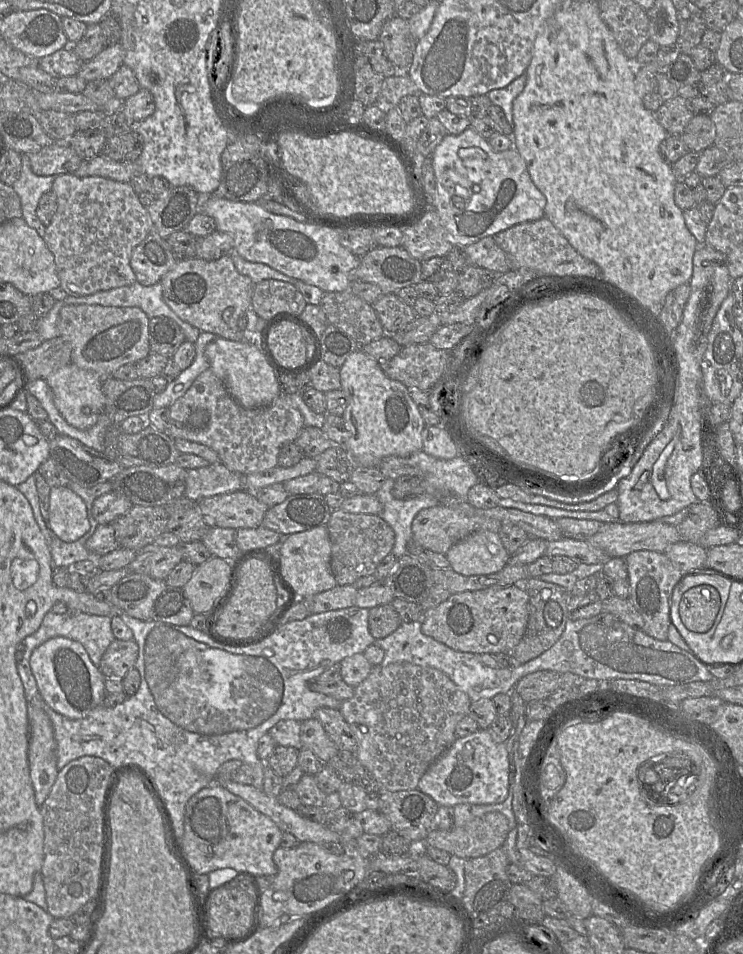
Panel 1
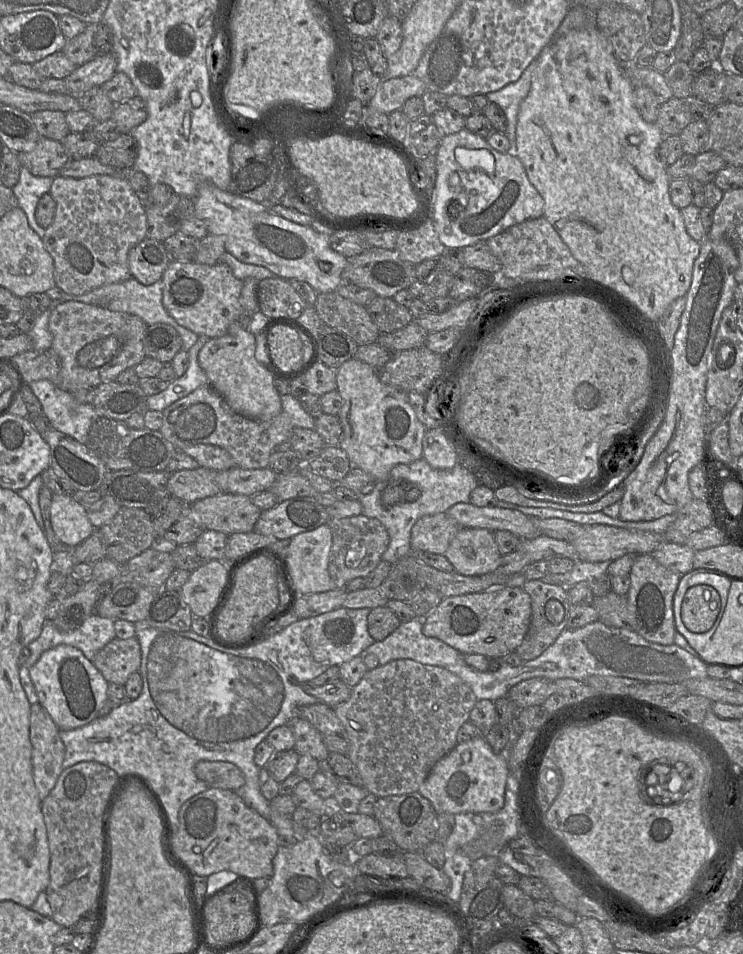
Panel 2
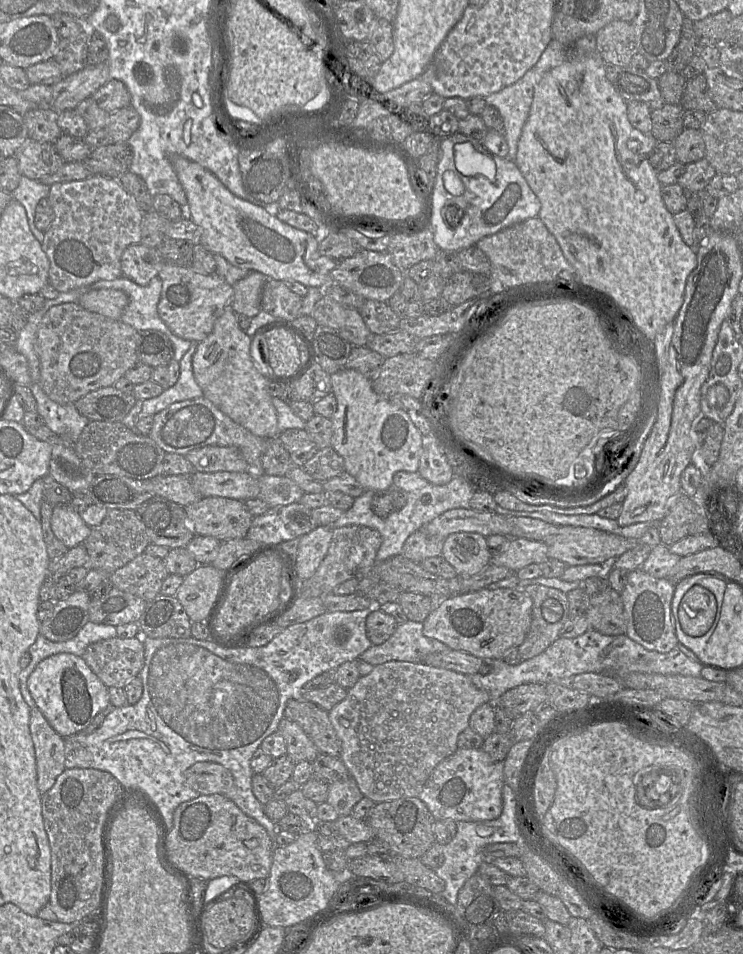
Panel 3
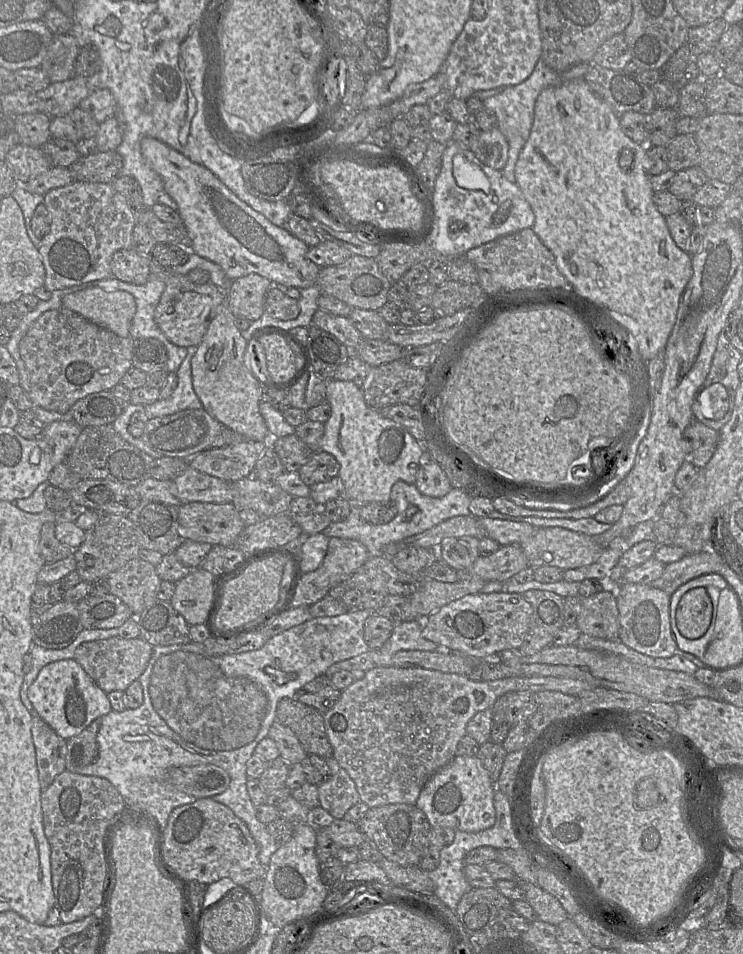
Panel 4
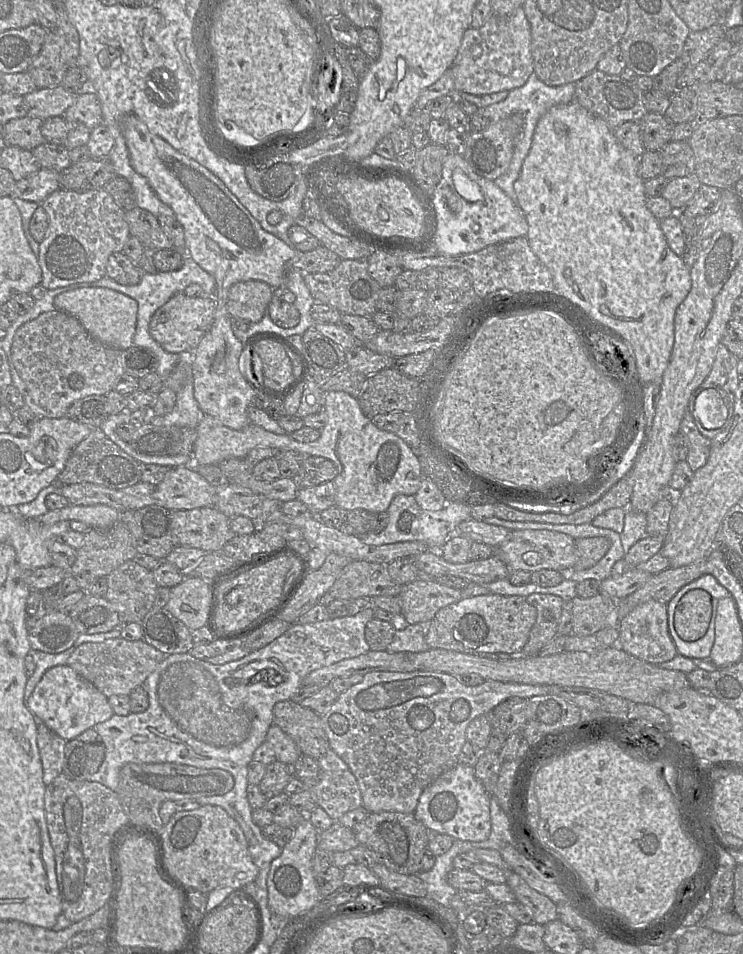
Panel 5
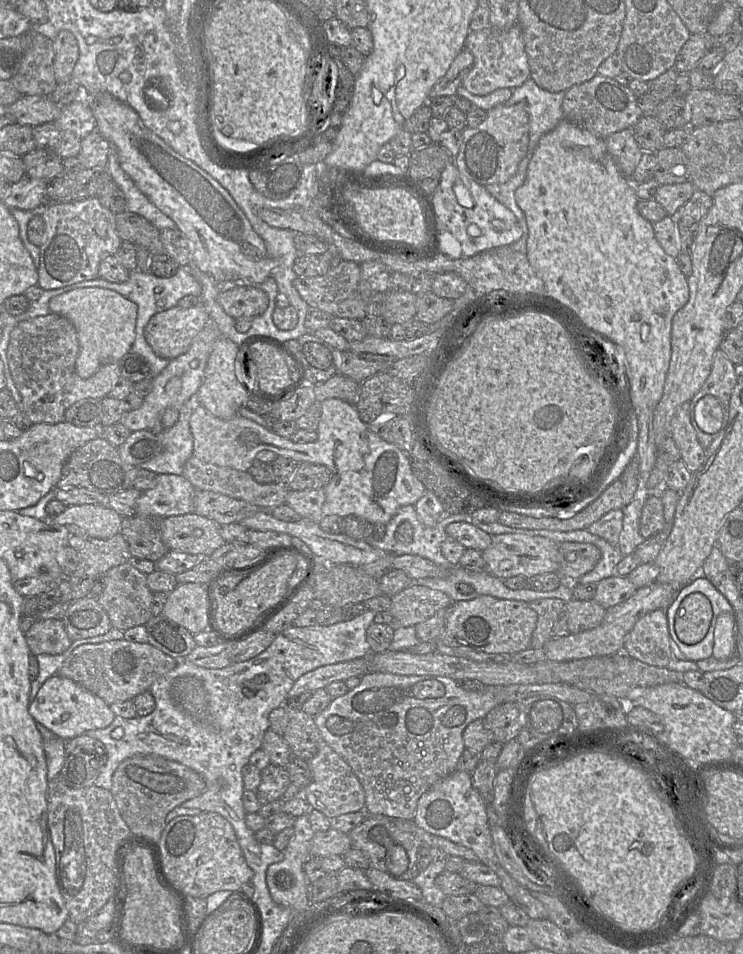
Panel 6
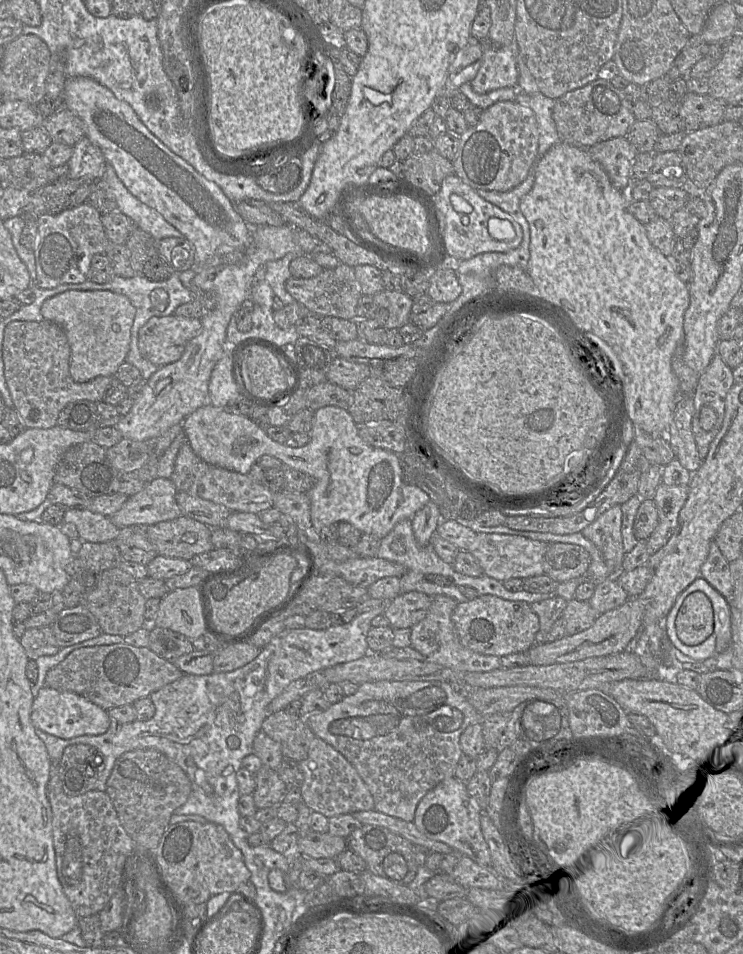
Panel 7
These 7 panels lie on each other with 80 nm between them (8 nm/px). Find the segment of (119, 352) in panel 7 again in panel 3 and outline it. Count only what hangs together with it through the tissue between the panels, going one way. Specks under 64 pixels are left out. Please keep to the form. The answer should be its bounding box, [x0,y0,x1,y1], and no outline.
[77,289,129,320]

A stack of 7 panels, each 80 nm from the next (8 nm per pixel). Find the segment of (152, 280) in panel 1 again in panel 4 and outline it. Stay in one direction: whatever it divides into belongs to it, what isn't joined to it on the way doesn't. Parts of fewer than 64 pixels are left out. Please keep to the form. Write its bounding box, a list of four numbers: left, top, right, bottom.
[111,248,151,285]

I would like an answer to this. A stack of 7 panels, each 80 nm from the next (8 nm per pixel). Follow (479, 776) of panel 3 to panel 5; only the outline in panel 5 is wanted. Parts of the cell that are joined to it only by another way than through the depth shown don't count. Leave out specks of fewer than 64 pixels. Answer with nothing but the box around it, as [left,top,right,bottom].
[413,763,491,842]

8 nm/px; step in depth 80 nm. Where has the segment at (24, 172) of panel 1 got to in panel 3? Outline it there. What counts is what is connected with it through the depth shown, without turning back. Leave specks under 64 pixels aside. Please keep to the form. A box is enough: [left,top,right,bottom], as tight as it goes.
[11,175,49,244]

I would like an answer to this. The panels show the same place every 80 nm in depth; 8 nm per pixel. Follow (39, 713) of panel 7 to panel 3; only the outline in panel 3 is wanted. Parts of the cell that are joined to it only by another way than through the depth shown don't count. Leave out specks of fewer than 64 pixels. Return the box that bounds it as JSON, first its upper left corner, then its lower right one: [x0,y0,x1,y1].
[27,653,110,738]

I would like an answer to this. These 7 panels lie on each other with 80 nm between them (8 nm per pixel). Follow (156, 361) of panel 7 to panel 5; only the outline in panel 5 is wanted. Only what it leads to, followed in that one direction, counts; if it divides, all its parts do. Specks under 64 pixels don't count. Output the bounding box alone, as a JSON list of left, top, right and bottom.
[149,292,214,352]

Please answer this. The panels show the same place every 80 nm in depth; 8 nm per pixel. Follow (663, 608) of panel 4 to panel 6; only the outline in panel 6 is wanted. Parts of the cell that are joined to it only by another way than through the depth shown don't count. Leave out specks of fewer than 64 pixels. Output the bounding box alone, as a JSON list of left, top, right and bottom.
[623,609,675,667]

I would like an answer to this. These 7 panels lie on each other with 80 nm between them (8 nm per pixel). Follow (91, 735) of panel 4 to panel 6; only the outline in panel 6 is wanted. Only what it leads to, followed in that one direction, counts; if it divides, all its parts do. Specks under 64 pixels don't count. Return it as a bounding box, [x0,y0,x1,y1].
[59,734,105,789]

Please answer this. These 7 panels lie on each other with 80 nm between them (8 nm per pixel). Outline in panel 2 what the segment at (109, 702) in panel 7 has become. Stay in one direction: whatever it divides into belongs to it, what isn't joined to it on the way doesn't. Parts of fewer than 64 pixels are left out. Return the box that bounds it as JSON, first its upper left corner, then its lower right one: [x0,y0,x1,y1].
[92,637,140,685]

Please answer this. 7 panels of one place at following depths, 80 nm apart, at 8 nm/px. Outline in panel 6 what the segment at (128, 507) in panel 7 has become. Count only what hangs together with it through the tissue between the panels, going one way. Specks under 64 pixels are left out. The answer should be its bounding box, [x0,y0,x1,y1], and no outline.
[135,474,202,518]

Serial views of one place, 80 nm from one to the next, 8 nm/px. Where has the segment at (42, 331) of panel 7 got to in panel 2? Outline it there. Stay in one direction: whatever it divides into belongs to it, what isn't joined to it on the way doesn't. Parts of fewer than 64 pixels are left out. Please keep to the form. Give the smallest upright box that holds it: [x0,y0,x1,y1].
[49,301,147,393]

